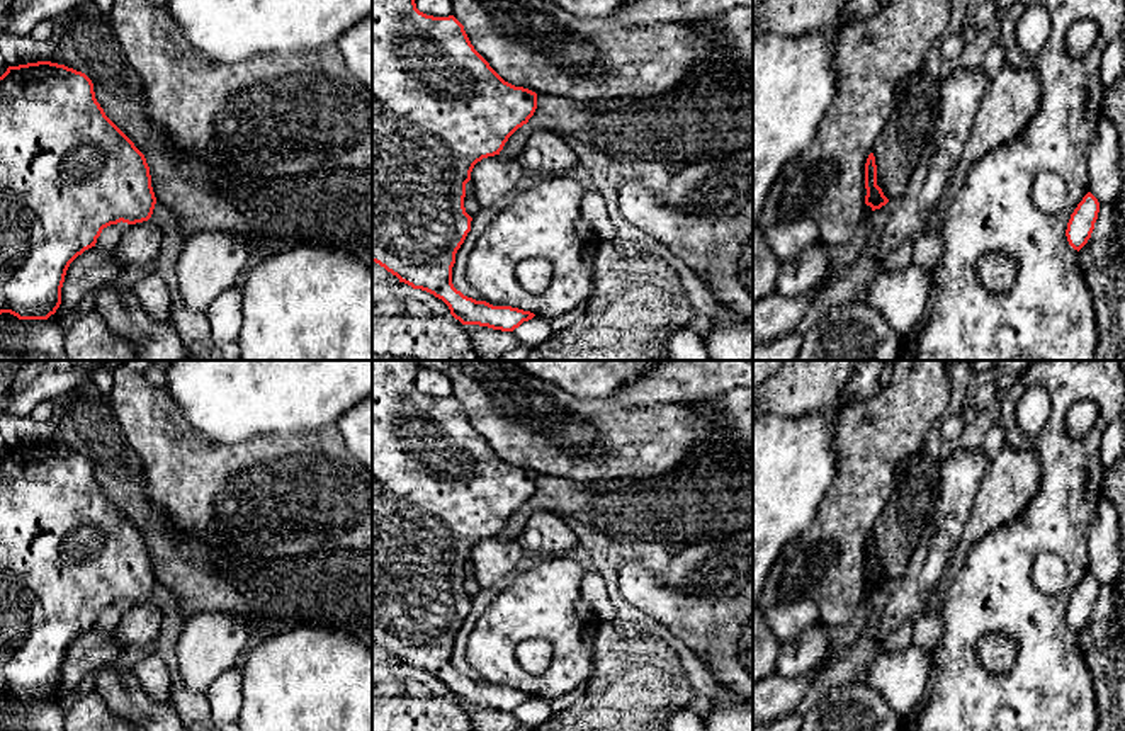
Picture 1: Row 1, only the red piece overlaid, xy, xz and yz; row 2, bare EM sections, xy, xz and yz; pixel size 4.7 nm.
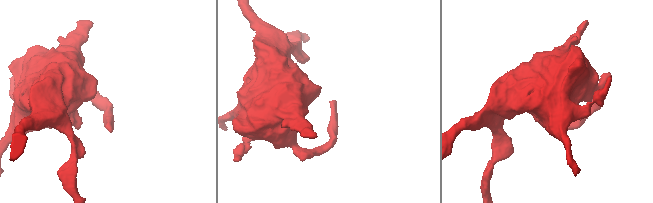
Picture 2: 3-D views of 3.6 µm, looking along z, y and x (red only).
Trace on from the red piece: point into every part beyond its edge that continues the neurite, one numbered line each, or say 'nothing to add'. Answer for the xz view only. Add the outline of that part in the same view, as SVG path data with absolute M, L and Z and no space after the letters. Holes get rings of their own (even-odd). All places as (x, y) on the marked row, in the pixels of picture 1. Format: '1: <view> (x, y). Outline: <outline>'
nothing to add

